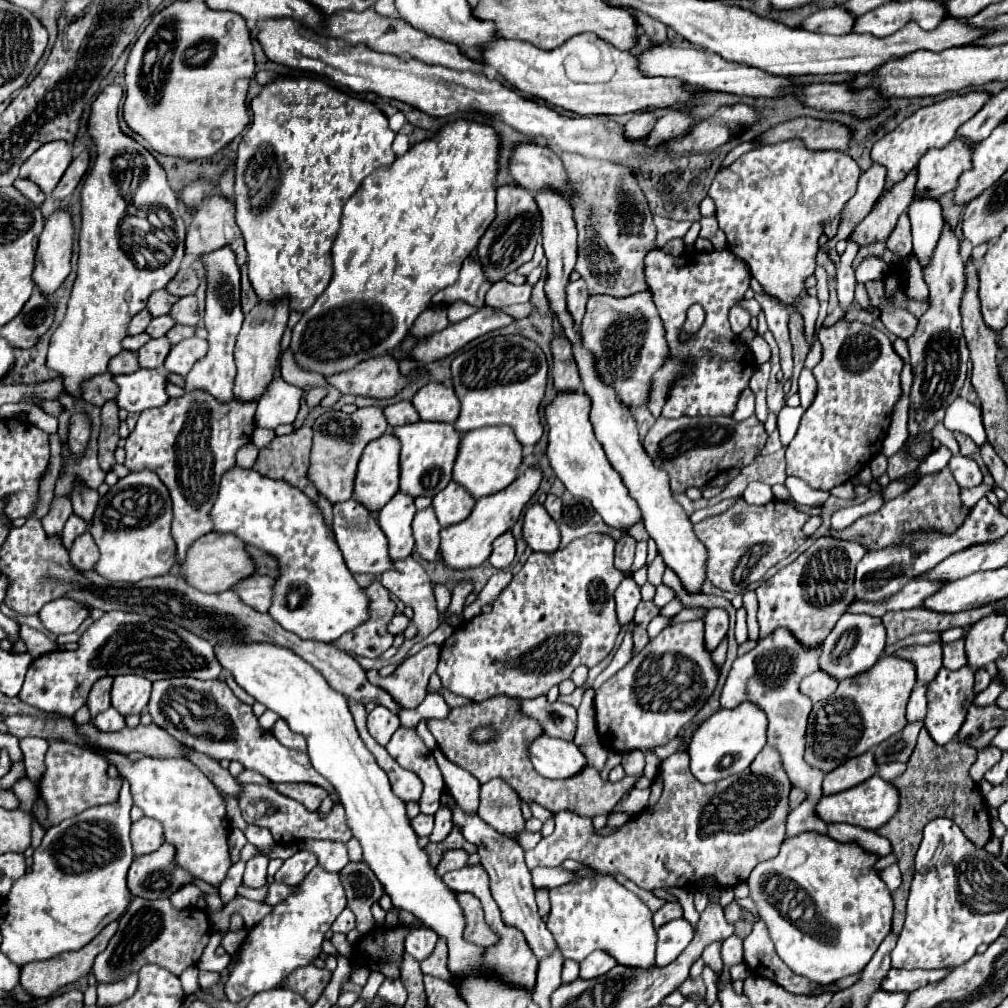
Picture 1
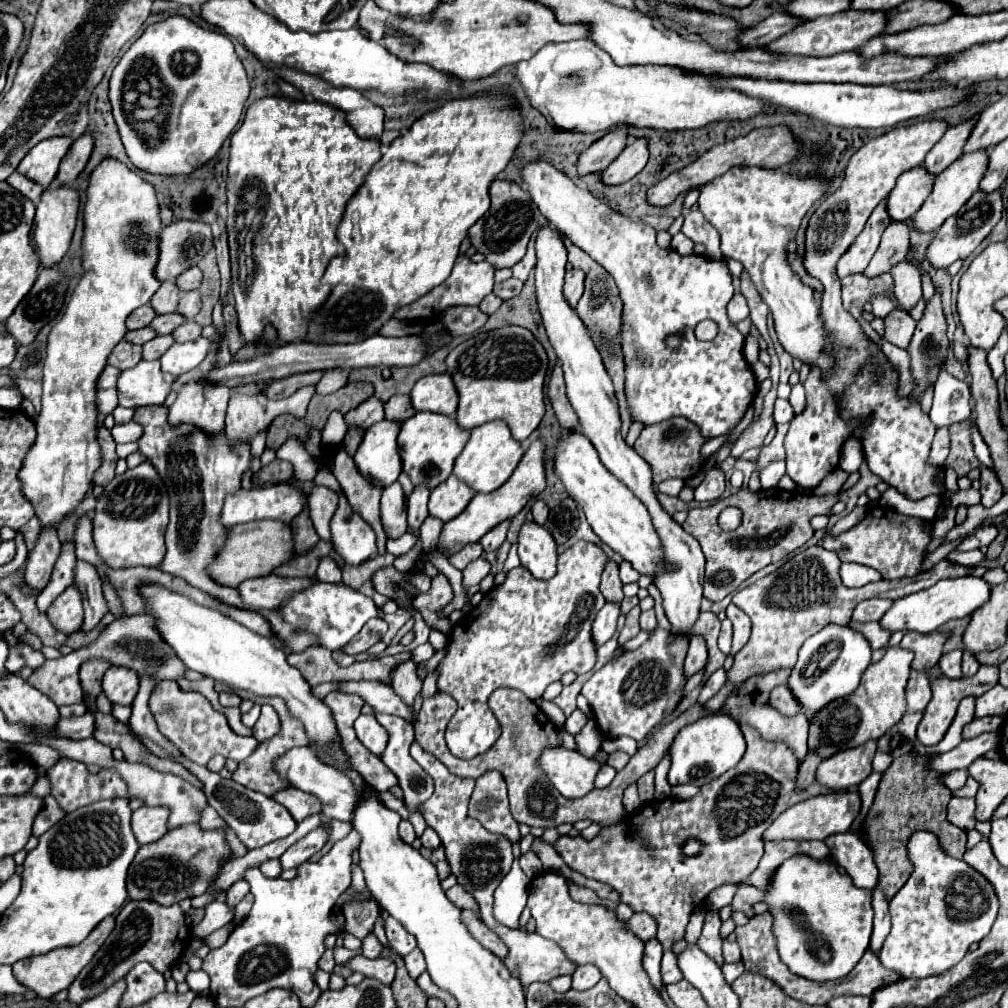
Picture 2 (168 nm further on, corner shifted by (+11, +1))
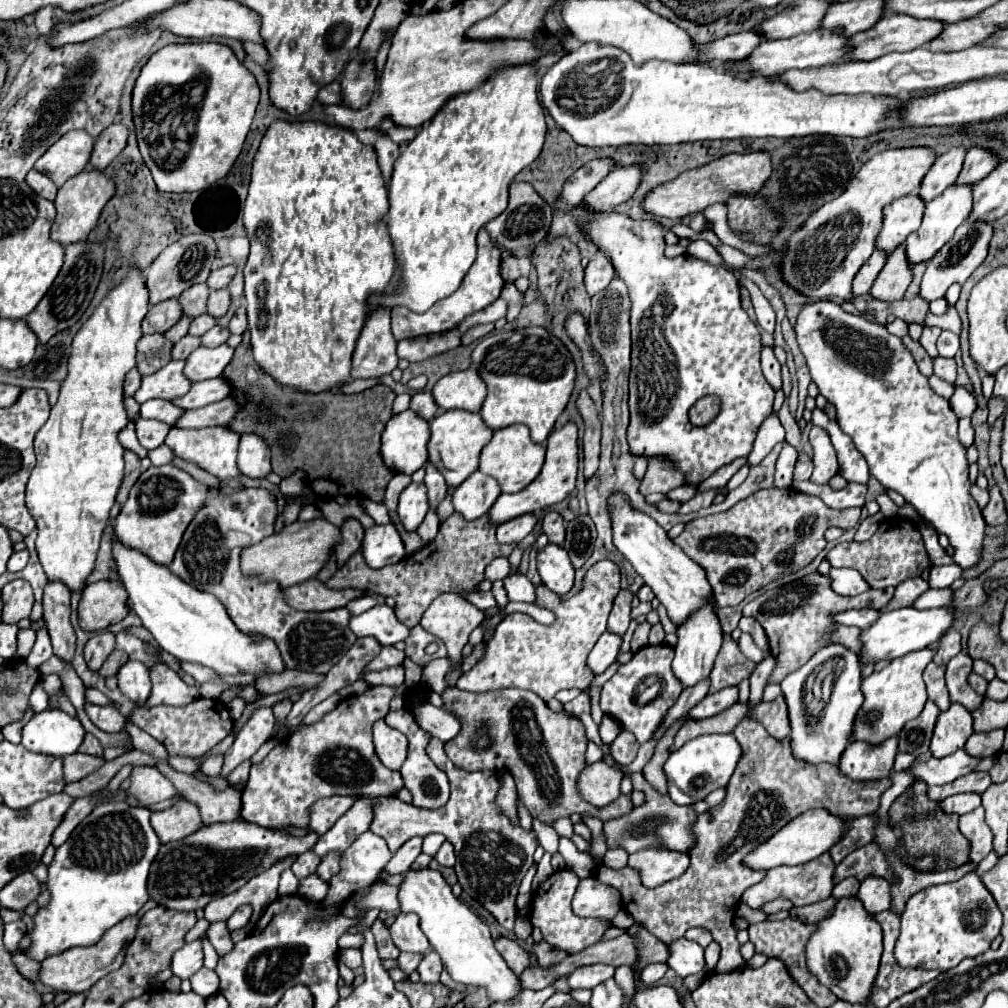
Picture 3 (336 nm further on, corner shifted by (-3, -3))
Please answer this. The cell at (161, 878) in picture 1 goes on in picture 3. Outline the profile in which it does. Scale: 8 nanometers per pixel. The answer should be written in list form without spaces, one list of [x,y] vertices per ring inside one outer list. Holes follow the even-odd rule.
[[[232,821],[222,825],[202,825],[196,833],[186,839],[164,843],[150,865],[148,875],[148,895],[158,905],[176,911],[196,911],[204,909],[212,899],[228,895],[254,875],[266,871],[278,857],[300,855],[310,851],[318,841],[318,835],[310,831],[306,837],[296,839],[282,831],[272,831],[246,821]]]

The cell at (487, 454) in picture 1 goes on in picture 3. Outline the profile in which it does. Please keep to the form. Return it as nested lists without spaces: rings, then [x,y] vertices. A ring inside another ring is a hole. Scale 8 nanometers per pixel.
[[[510,425],[494,431],[490,443],[480,453],[478,471],[494,477],[502,493],[518,493],[520,489],[524,489],[528,483],[536,479],[536,475],[542,469],[542,463],[544,463],[544,447],[532,443],[526,425]]]

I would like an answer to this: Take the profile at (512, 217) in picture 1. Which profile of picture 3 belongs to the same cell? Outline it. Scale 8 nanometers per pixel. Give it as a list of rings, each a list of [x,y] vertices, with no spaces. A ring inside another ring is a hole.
[[[512,183],[506,211],[500,213],[496,219],[492,219],[486,225],[486,231],[492,243],[504,253],[510,253],[518,259],[530,259],[536,245],[548,235],[550,223],[552,223],[552,207],[536,193],[536,189],[530,183]]]

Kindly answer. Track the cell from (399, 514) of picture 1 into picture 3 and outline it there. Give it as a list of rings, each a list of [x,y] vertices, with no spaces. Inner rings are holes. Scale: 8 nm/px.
[[[410,483],[398,499],[398,517],[406,531],[416,531],[428,513],[424,483]]]

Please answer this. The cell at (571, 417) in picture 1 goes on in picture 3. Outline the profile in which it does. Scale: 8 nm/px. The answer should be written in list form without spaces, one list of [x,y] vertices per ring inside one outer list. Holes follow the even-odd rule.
[[[614,491],[608,497],[608,515],[612,521],[612,537],[616,549],[632,563],[636,573],[652,587],[658,601],[668,609],[668,617],[680,625],[694,609],[712,597],[712,589],[706,579],[706,571],[696,565],[686,553],[668,537],[650,515],[636,511],[626,493]]]

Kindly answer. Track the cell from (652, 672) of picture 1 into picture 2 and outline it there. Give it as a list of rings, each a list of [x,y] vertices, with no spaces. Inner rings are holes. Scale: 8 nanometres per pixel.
[[[658,627],[636,651],[624,653],[596,671],[584,683],[582,695],[590,701],[600,731],[612,739],[626,735],[642,741],[658,723],[668,719],[676,709],[686,683],[682,671],[686,651],[688,641],[684,637],[672,637],[670,631]]]

